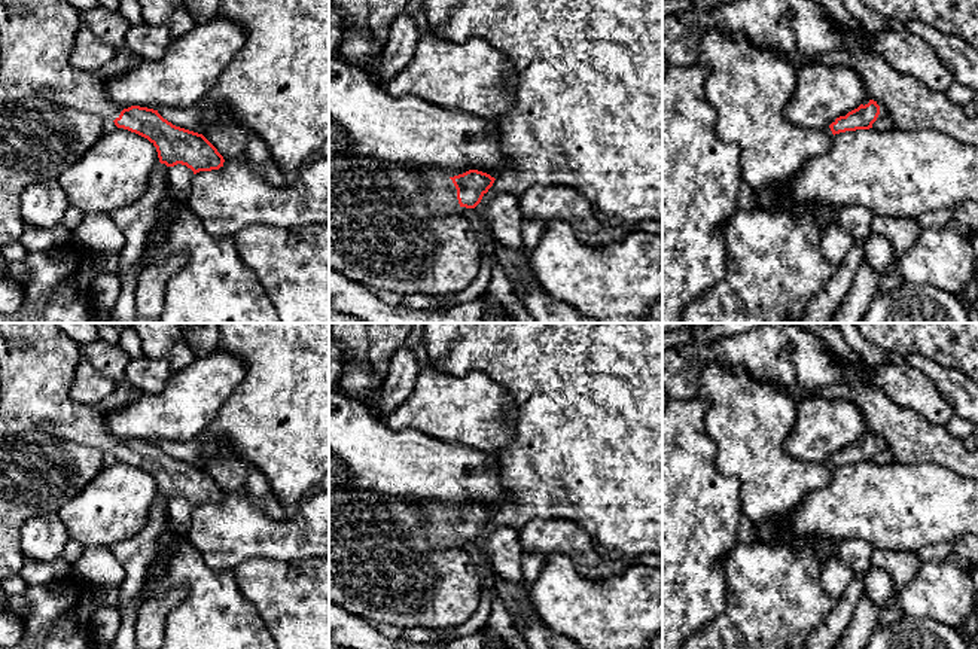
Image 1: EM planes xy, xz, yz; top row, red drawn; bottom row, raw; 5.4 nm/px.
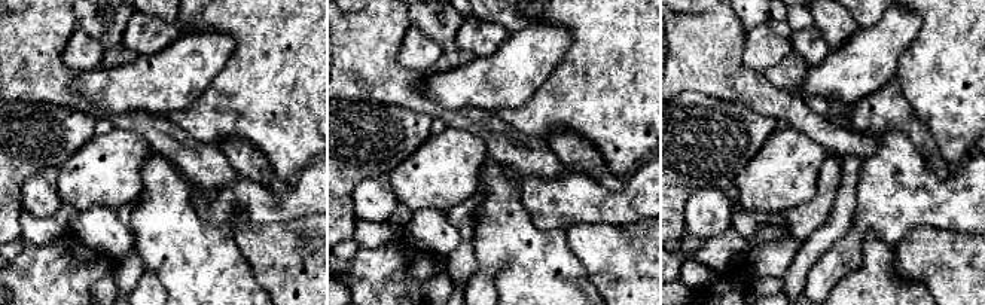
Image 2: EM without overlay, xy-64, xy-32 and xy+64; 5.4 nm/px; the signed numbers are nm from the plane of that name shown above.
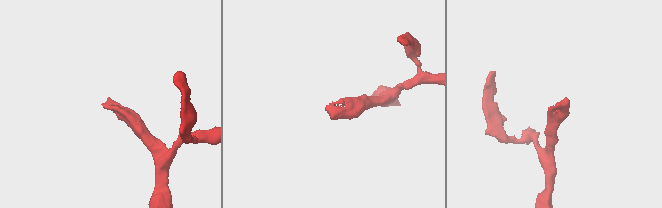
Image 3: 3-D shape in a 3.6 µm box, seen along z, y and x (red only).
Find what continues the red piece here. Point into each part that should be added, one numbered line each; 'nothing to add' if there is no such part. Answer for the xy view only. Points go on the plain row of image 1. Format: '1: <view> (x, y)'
1: xy (37, 360)

